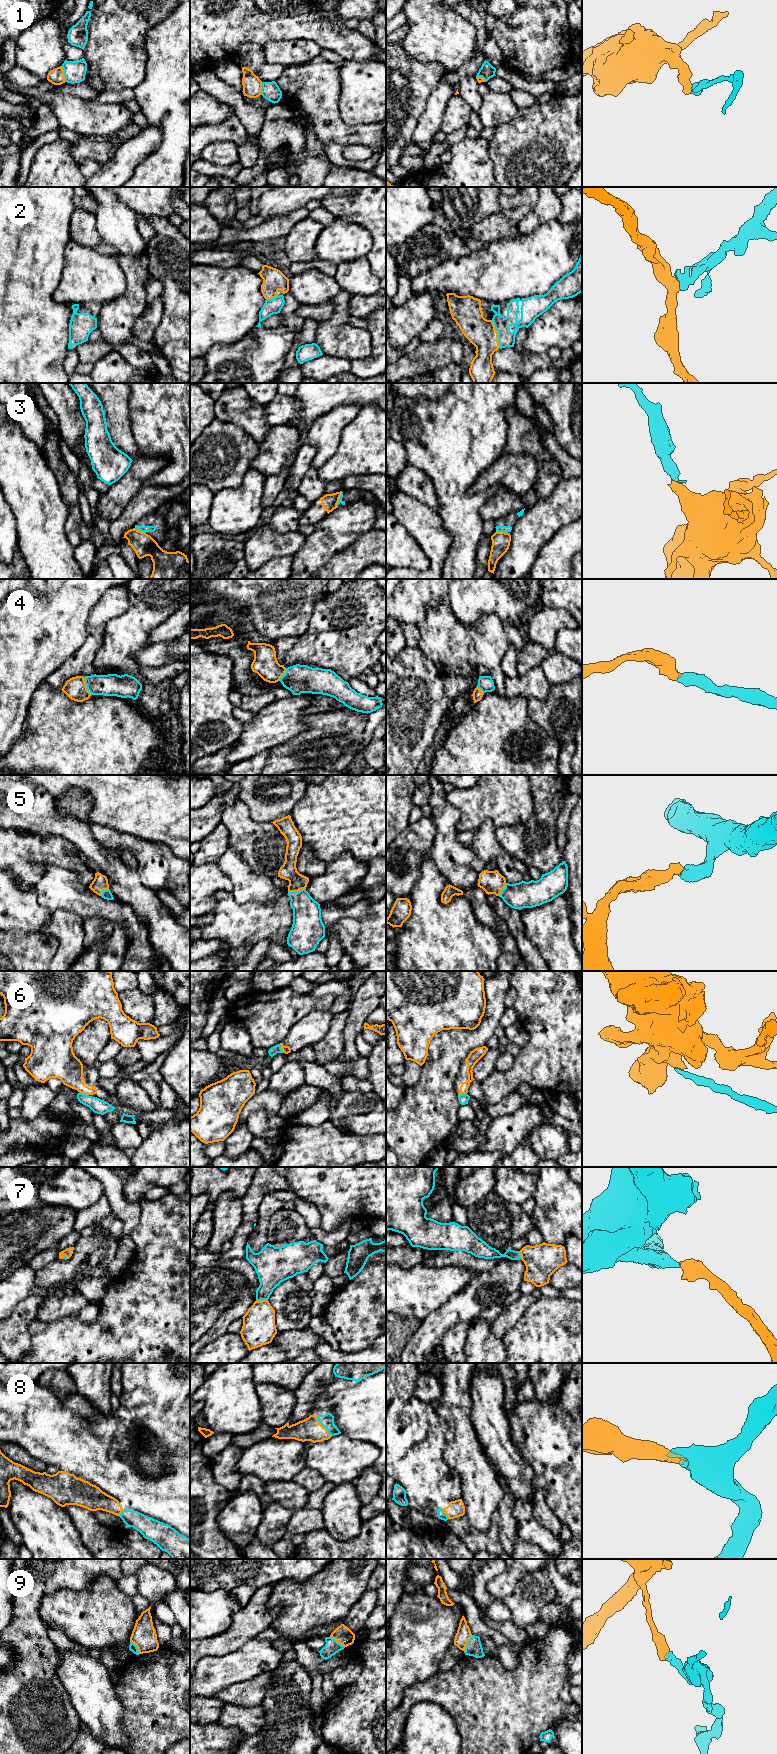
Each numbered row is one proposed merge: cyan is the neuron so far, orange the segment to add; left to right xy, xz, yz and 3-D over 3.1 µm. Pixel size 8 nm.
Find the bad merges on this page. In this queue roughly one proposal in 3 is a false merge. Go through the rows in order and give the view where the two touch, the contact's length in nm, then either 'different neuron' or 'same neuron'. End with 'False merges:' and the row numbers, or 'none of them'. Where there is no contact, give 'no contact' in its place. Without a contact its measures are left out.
1: meets cyan in xy; contact 130 nm long; different neuron
2: meets cyan in yz; contact 240 nm long; same neuron
3: meets cyan in yz; contact 100 nm long; different neuron
4: meets cyan in xy; contact 160 nm long; same neuron
5: meets cyan in xz; contact 150 nm long; same neuron
6: meets cyan in xy; contact 90 nm long; different neuron
7: meets cyan in xz; contact 100 nm long; same neuron
8: meets cyan in xz; contact 220 nm long; same neuron
9: meets cyan in yz; contact 150 nm long; different neuron
False merges: 1, 3, 6, 9

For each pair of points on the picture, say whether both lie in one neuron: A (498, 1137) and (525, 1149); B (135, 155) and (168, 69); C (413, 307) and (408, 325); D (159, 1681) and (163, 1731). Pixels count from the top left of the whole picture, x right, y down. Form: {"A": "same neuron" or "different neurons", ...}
{"A": "different neurons", "B": "different neurons", "C": "same neuron", "D": "same neuron"}

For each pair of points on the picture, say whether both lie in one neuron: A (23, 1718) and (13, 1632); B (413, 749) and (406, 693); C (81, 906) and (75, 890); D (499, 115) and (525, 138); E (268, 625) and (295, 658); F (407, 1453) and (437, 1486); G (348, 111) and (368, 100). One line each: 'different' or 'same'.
A: same
B: same
C: same
D: different
E: different
F: same
G: same

